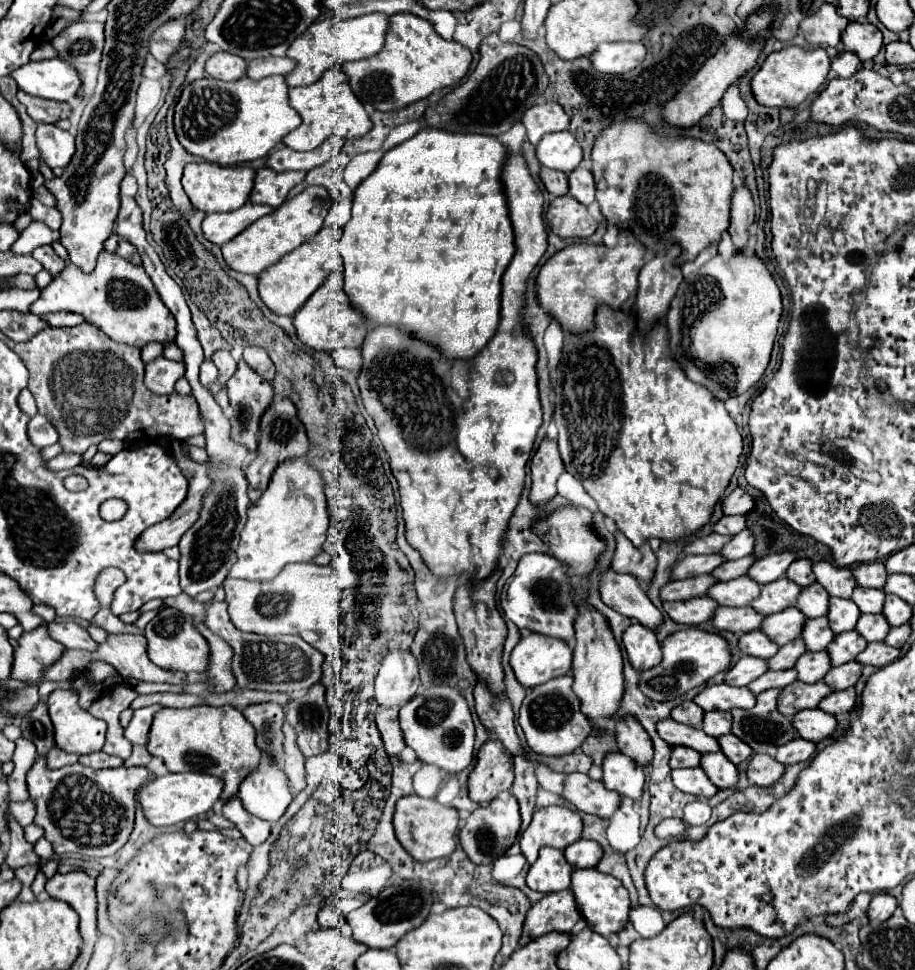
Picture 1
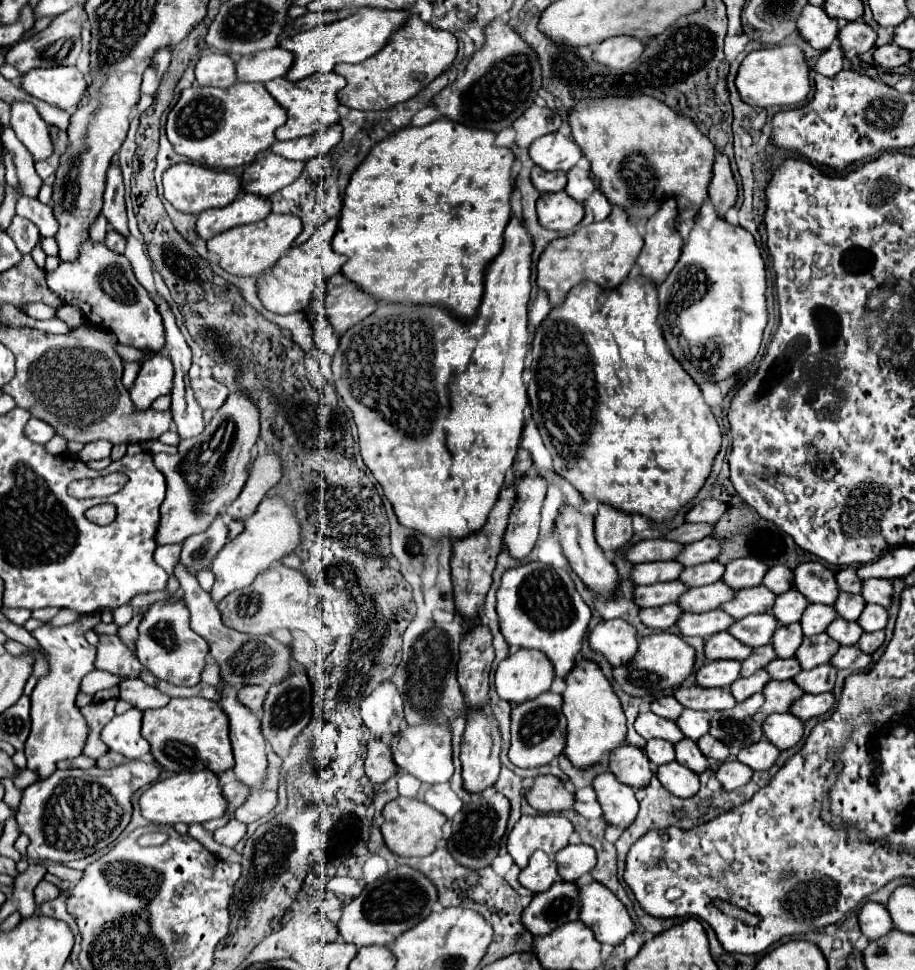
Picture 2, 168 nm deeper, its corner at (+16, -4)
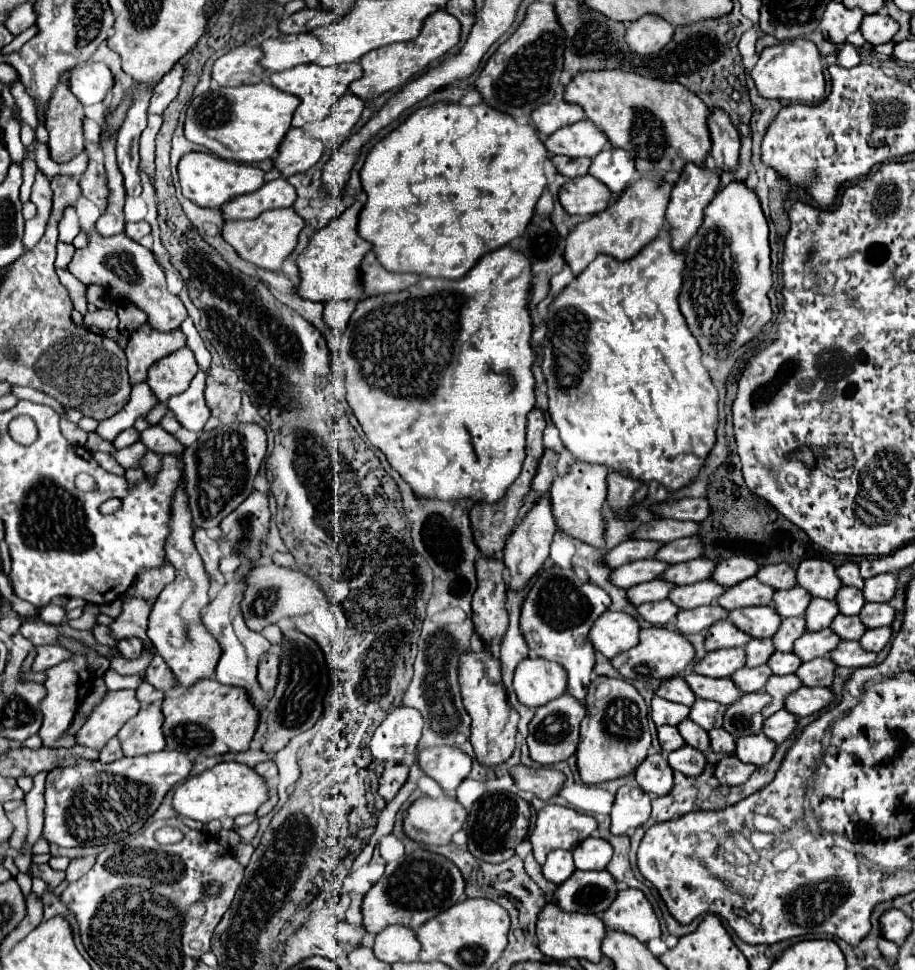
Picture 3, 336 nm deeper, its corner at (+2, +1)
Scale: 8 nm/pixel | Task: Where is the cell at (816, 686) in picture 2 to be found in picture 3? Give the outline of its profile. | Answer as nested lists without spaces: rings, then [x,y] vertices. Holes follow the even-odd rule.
[[[814,658],[796,670],[796,676],[806,686],[830,686],[836,664],[830,658]]]

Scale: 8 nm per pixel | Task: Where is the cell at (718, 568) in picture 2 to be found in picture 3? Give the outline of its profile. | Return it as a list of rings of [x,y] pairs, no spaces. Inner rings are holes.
[[[696,558],[690,562],[670,564],[670,570],[666,570],[666,574],[662,574],[662,580],[674,582],[674,584],[694,584],[700,580],[708,580],[714,566],[716,564],[708,558]]]

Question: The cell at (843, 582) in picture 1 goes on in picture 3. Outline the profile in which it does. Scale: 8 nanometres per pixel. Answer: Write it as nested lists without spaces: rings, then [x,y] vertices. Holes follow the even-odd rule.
[[[818,558],[800,562],[800,566],[796,568],[796,582],[798,586],[806,588],[812,596],[820,596],[826,600],[834,600],[838,588],[842,586],[834,566]]]

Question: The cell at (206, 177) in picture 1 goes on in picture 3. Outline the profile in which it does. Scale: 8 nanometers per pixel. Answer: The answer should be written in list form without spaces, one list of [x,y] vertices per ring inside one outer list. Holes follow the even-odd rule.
[[[190,152],[182,156],[178,164],[178,176],[180,176],[182,194],[202,208],[220,208],[224,202],[248,192],[256,192],[264,184],[264,172],[260,168],[250,164],[230,162],[210,152]]]

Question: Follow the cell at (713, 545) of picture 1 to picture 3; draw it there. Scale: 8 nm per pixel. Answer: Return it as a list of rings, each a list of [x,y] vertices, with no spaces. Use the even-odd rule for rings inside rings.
[[[624,540],[606,552],[602,556],[602,562],[608,568],[618,568],[618,566],[634,562],[634,560],[654,558],[654,554],[660,546],[662,546],[660,542],[652,542],[652,540]]]

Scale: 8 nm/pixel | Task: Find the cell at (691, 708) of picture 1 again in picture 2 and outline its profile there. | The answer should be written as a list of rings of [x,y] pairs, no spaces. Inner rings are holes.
[[[672,695],[660,697],[660,699],[656,699],[656,701],[650,705],[650,711],[652,711],[652,713],[656,713],[656,715],[660,715],[660,717],[666,717],[666,719],[672,719],[672,721],[676,721],[676,719],[680,717],[682,709],[684,709],[684,707],[682,707]]]

